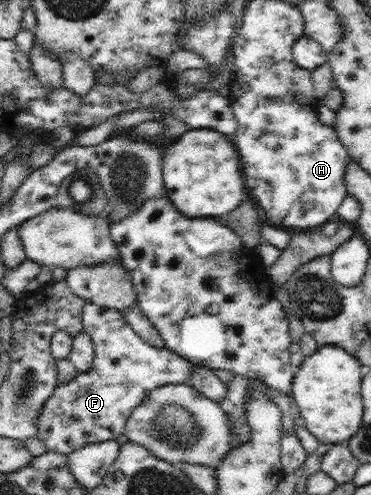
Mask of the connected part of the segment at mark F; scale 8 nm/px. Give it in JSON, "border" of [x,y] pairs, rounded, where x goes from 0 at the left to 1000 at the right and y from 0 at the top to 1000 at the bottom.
{"border":[[[232,608],[221,626],[226,669],[245,681],[253,703],[248,743],[208,754],[194,770],[159,776],[129,804],[108,844],[100,851],[97,881],[121,897],[132,913],[191,917],[232,897],[313,889],[334,877],[342,848],[361,824],[412,788],[453,776],[493,776],[507,772],[520,735],[501,723],[472,715],[447,699],[423,703],[385,687],[358,661],[337,646],[332,632],[307,622],[261,618]]]}

